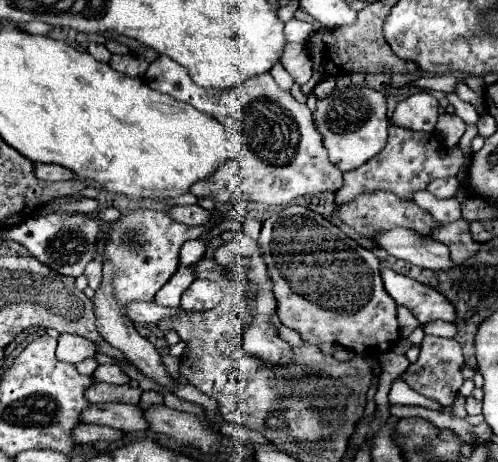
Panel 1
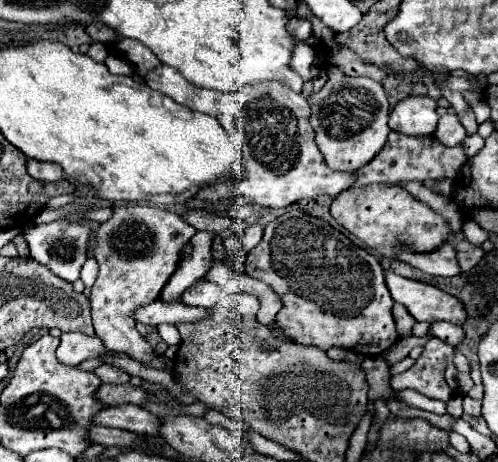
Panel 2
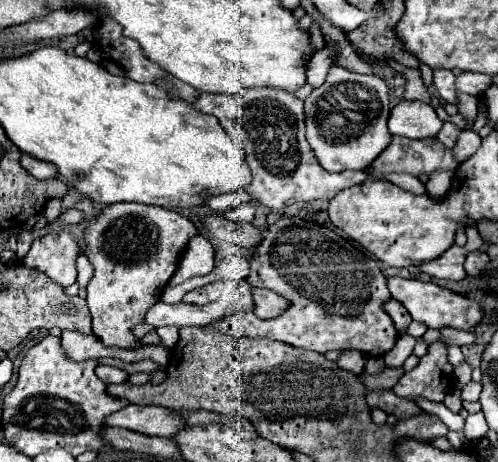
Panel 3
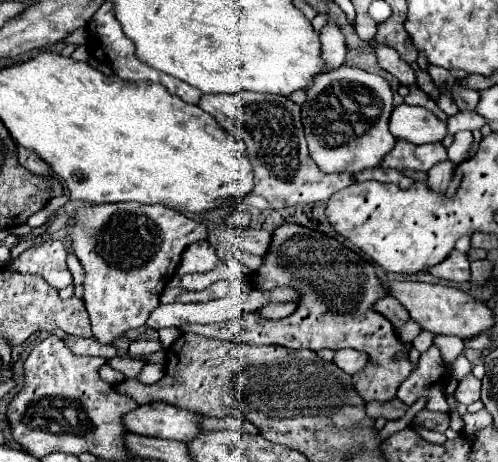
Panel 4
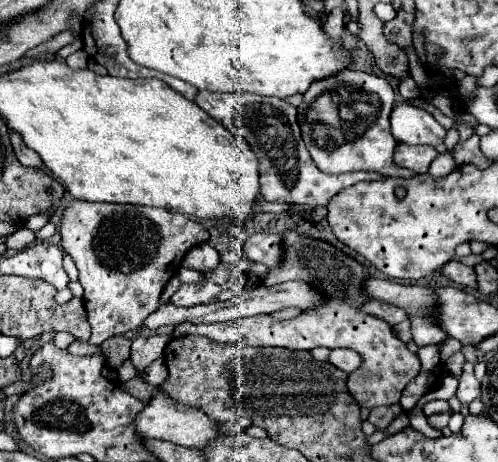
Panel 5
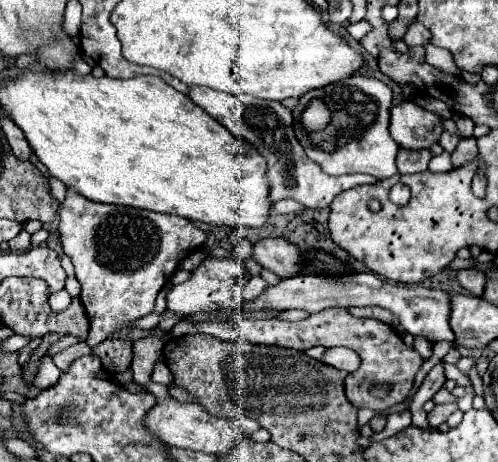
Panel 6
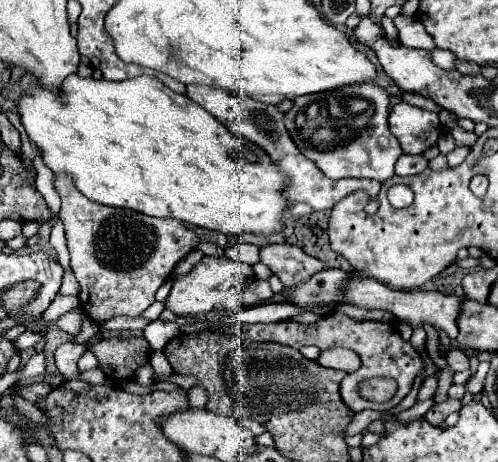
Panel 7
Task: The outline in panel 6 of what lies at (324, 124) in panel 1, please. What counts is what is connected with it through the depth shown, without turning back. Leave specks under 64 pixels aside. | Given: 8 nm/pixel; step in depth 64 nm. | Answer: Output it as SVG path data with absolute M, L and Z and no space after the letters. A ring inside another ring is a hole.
M348 76L336 84L328 84L324 88L316 88L304 96L300 96L298 106L294 108L294 130L296 130L296 138L300 140L300 144L304 146L306 154L310 160L314 160L326 174L332 176L340 176L340 174L356 174L356 172L364 172L364 174L372 174L378 180L382 178L390 178L394 174L398 174L396 168L396 152L398 152L398 144L392 140L388 124L390 124L390 108L392 108L392 90L372 78L372 76ZM332 96L340 96L340 136L328 136L326 142L322 144L314 144L310 132L304 128L302 124L302 112L308 108L310 100L318 98L324 102L336 102Z

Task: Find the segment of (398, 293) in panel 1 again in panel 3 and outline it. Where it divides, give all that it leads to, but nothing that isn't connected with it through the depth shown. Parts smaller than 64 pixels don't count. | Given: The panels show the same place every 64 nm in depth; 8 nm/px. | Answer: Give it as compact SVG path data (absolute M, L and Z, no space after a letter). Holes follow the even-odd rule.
M388 278L388 290L394 300L404 304L404 308L410 312L412 320L426 324L428 328L442 328L442 326L452 326L458 330L472 330L482 320L482 310L478 304L472 304L472 300L454 294L446 288L440 288L432 282L420 282L420 280L408 280L408 278Z

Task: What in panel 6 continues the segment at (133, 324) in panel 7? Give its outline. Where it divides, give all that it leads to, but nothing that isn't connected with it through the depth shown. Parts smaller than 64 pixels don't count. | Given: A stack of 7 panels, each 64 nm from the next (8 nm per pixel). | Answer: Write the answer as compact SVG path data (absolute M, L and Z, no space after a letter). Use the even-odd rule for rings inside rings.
M152 312L152 314L144 316L144 318L140 318L140 320L136 322L136 326L138 326L138 328L146 328L146 330L154 330L154 328L158 326L158 322L160 322L160 320L162 320L162 314Z

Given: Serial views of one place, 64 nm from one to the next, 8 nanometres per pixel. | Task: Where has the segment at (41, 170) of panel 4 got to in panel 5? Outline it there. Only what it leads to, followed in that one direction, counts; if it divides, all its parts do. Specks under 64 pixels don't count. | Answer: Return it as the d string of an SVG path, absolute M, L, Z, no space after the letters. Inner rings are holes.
M10 132L10 140L12 140L12 146L14 146L14 152L16 152L16 158L20 160L20 164L24 166L30 166L30 168L42 168L44 162L40 160L40 156L36 152L32 152L16 132Z

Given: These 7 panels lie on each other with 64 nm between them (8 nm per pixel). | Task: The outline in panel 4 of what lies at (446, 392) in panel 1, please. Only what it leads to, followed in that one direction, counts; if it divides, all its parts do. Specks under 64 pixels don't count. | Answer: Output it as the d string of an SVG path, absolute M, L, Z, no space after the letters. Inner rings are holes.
M438 346L428 348L428 352L420 354L420 362L416 370L400 384L398 398L412 406L418 398L428 398L426 408L436 412L448 412L448 404L444 398L444 386L450 380L450 368L442 360Z

